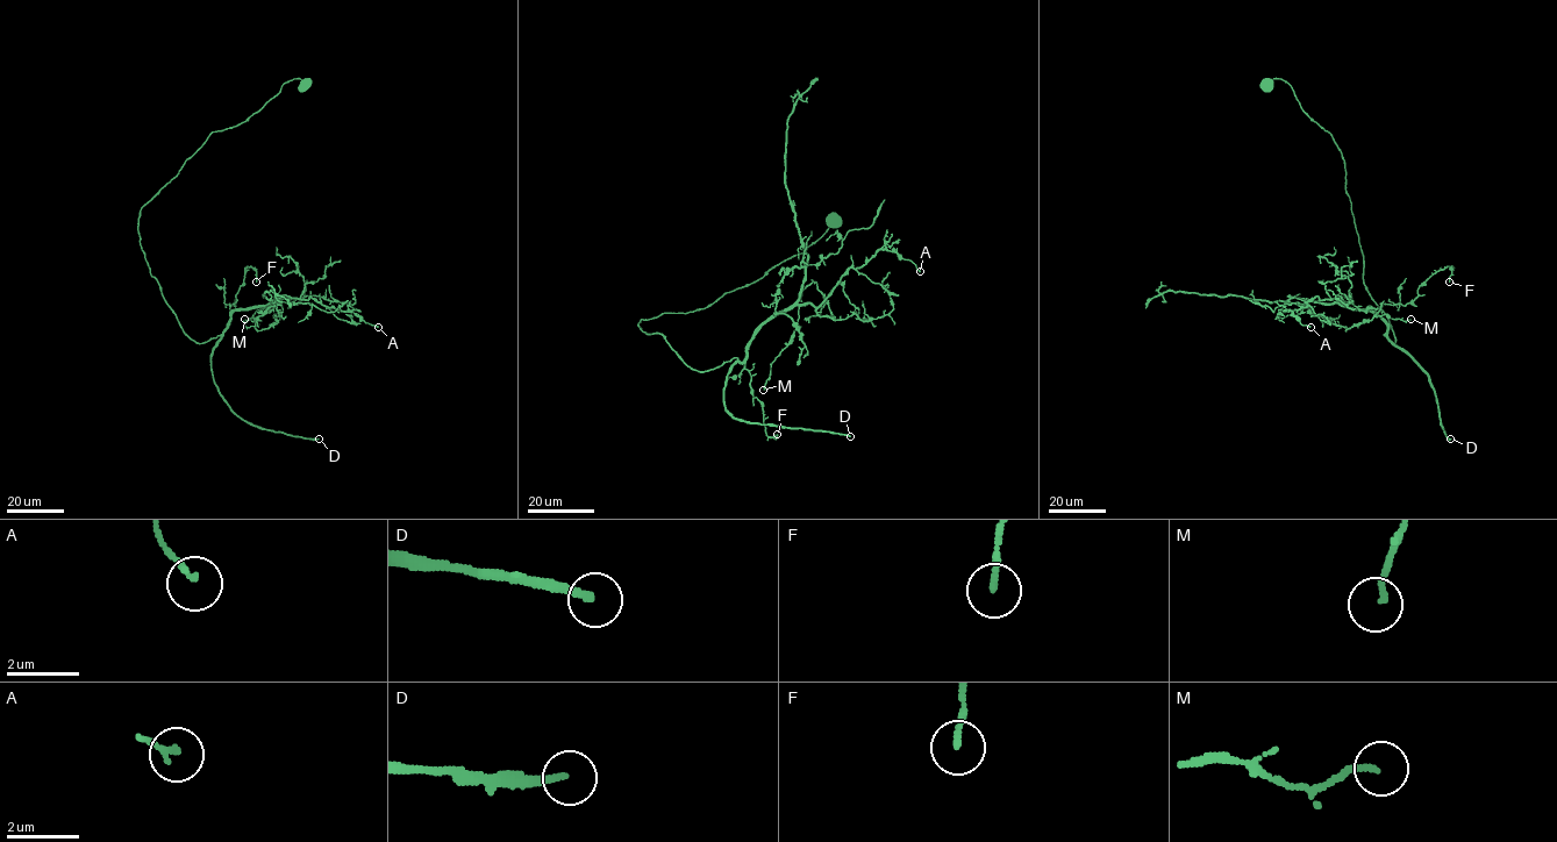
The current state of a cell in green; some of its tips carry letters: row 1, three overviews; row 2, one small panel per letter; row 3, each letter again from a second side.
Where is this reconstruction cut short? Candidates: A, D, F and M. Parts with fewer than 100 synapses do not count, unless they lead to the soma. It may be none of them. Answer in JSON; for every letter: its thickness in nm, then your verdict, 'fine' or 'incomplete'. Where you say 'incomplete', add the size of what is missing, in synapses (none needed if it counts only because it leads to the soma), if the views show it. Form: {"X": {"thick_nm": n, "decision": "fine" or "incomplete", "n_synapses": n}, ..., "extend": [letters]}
{"A": {"thick_nm": 170, "decision": "fine"}, "D": {"thick_nm": 200, "decision": "incomplete", "n_synapses": 120}, "F": {"thick_nm": 160, "decision": "fine"}, "M": {"thick_nm": 150, "decision": "fine"}, "extend": ["D"]}

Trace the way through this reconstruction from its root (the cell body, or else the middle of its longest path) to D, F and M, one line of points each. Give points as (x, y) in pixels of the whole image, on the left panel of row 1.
D: (304, 86), (213, 131), (138, 233), (183, 330), (222, 334), (211, 369), (229, 407), (319, 439)
F: (304, 86), (290, 79), (213, 131), (138, 219), (149, 272), (197, 342), (225, 332), (248, 266), (256, 282)
M: (304, 86), (290, 79), (213, 131), (138, 215), (149, 272), (191, 340), (275, 299), (244, 319)

